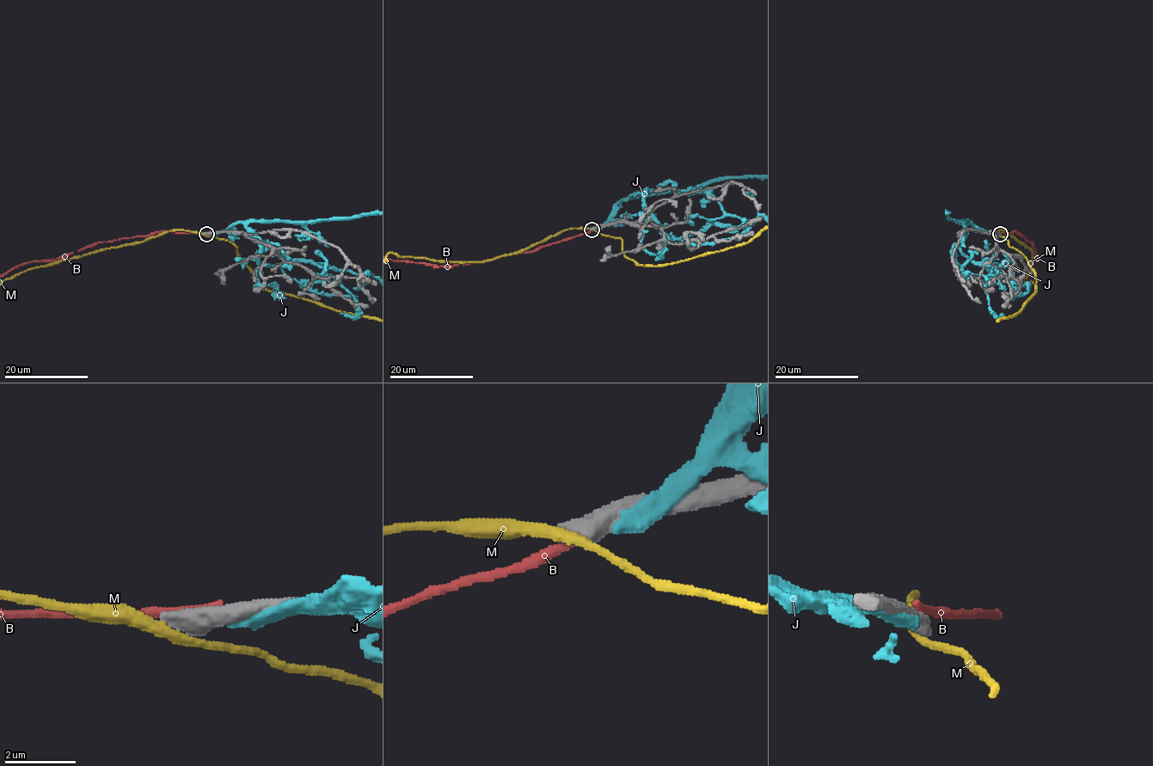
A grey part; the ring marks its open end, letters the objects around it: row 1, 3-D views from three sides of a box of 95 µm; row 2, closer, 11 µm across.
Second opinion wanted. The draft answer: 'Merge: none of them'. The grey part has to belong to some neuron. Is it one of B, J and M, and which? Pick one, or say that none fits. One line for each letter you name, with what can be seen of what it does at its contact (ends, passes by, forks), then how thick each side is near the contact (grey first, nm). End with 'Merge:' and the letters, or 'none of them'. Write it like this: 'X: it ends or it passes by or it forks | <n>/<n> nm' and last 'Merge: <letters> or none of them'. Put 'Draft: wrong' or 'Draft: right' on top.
Draft: right
Merge: none of them

